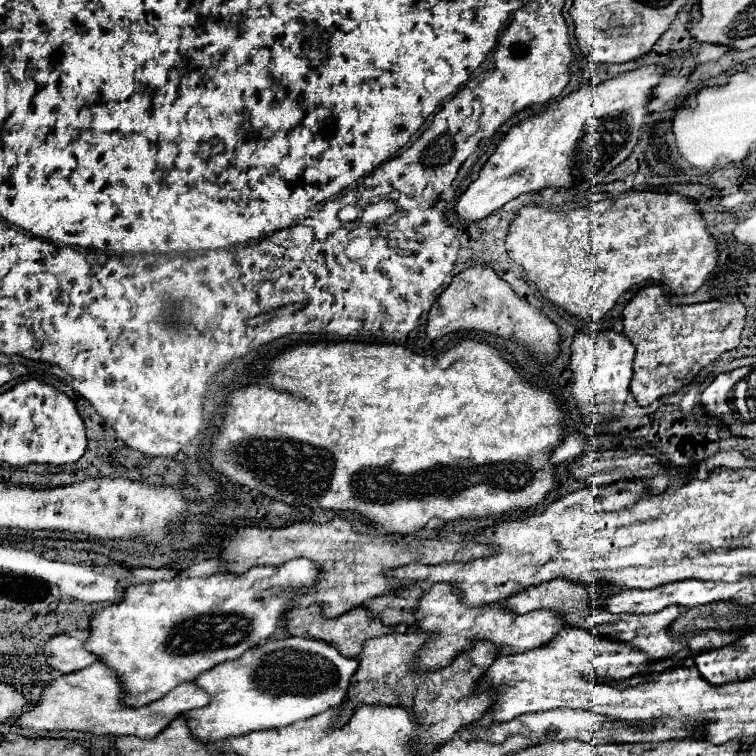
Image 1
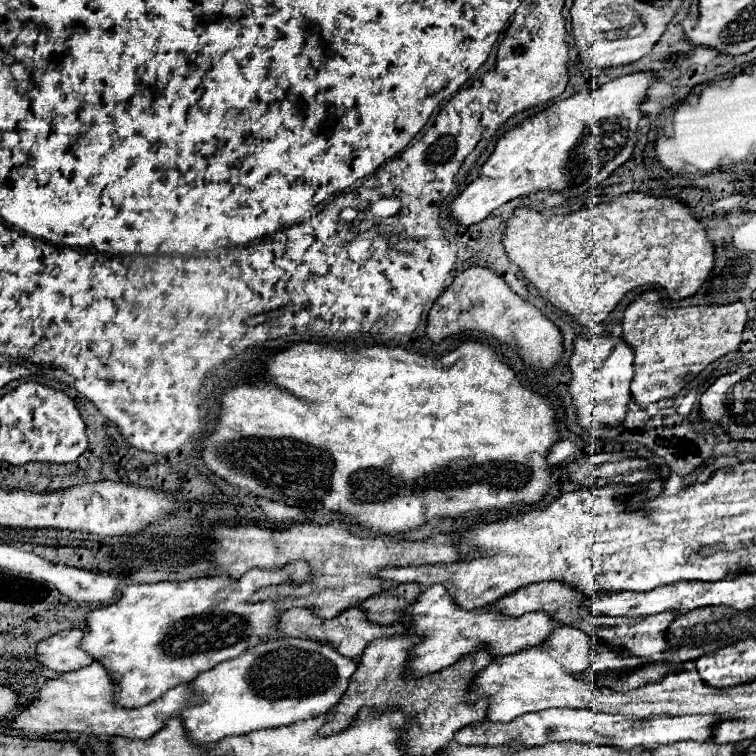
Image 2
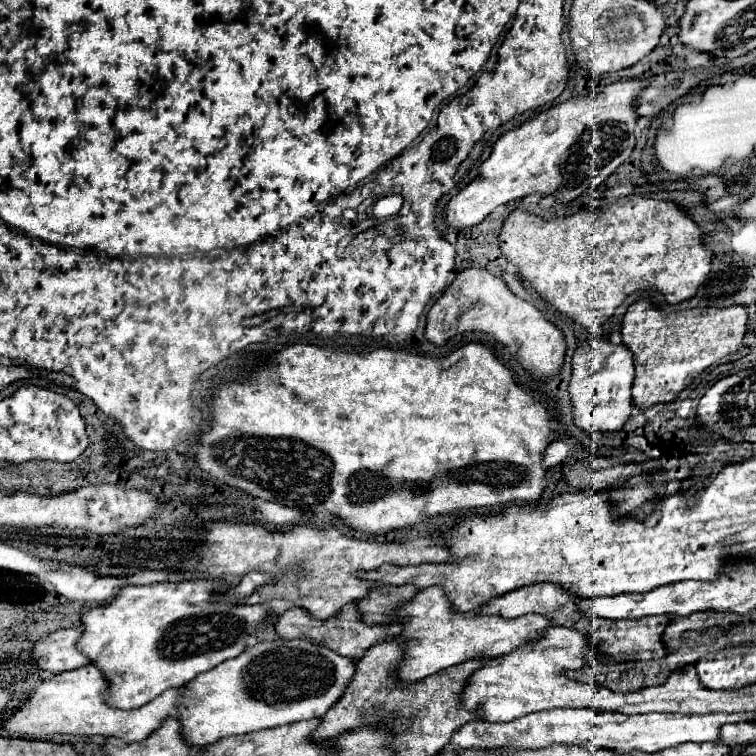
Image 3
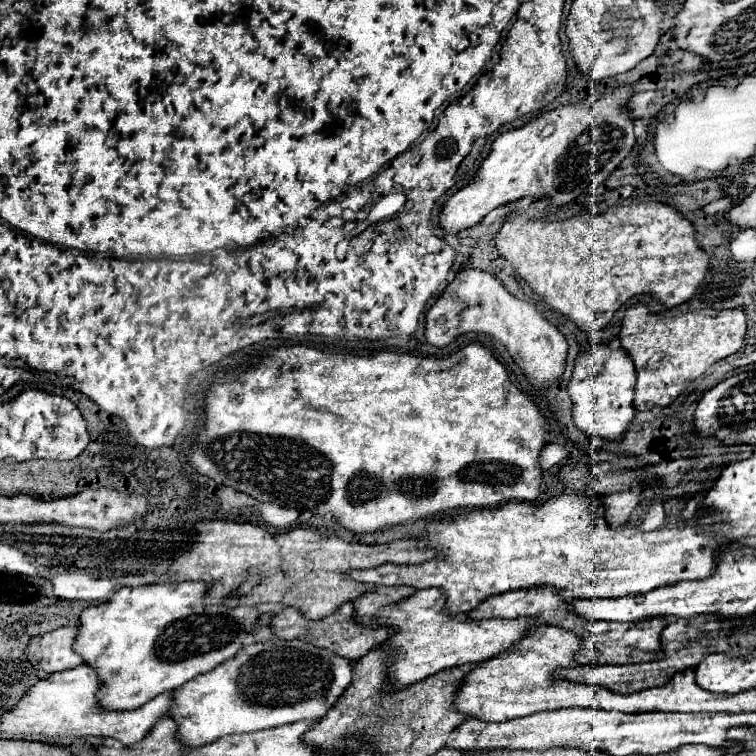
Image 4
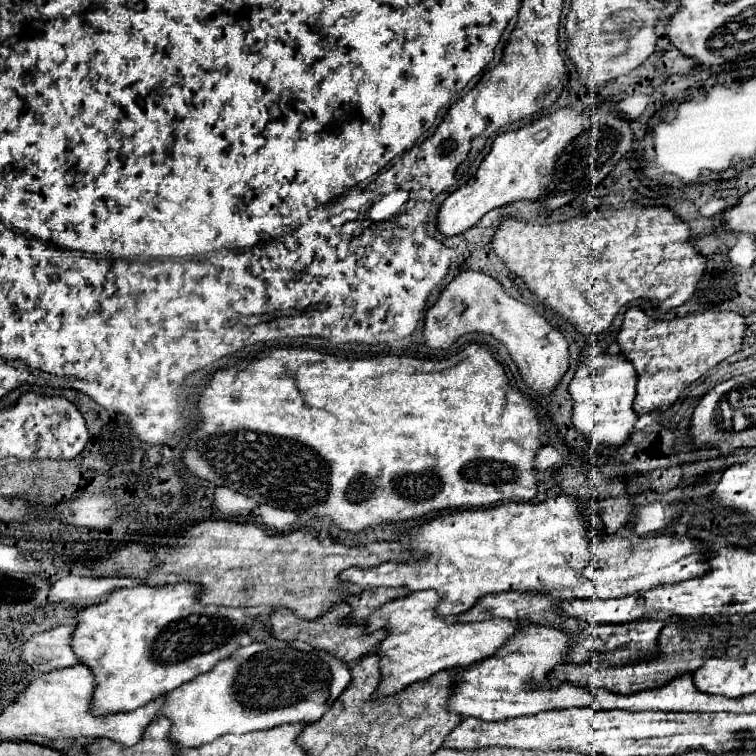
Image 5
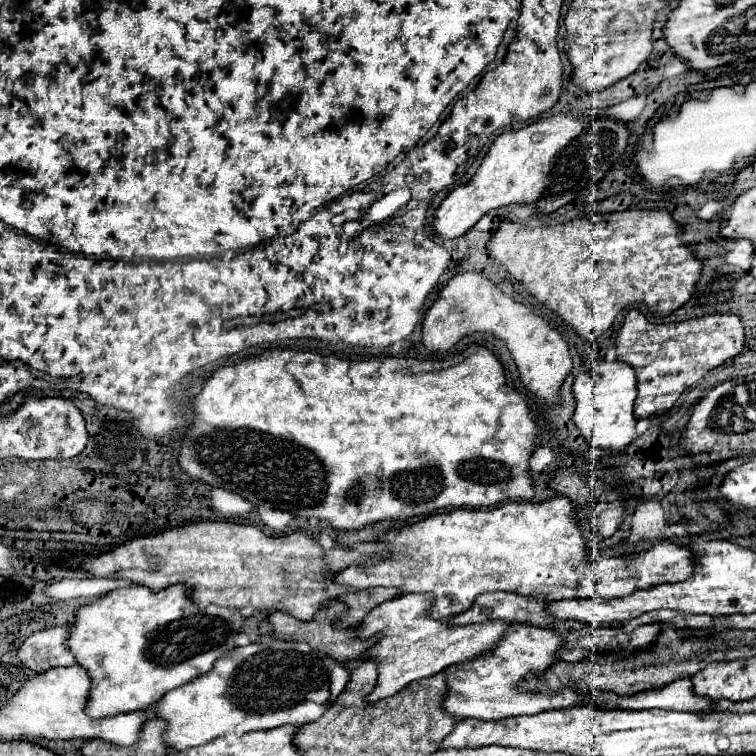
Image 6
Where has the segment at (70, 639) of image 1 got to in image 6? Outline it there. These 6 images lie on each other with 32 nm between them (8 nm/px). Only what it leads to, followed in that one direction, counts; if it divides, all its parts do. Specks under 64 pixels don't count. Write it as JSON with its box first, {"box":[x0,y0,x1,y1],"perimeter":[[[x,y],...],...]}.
{"box":[16,626,76,672],"perimeter":[[[54,626],[30,634],[16,650],[16,658],[34,672],[46,672],[56,666],[76,664],[72,652],[66,648],[70,626]]]}

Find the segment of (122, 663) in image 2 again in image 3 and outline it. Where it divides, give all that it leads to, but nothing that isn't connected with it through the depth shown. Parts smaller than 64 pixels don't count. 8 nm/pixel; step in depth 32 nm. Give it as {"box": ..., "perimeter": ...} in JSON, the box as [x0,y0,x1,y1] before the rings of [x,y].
{"box":[78,572,272,710],"perimeter":[[[250,572],[238,586],[216,596],[218,602],[208,600],[220,580],[124,586],[110,604],[86,610],[82,614],[84,632],[78,640],[78,650],[102,670],[108,682],[106,704],[120,710],[140,708],[164,690],[180,688],[220,662],[236,658],[246,648],[246,638],[254,636],[258,626],[272,614],[260,604],[242,606],[230,602],[248,598],[254,588],[270,580],[272,576]]]}

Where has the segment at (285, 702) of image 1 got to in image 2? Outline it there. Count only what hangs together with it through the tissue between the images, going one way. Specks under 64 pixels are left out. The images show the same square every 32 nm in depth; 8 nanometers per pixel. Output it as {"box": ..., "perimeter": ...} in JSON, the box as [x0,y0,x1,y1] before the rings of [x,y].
{"box":[180,638,356,746],"perimeter":[[[302,638],[264,640],[258,646],[248,648],[242,656],[234,660],[226,660],[218,664],[214,670],[206,670],[198,674],[196,680],[190,682],[190,688],[194,694],[202,696],[202,704],[188,706],[184,712],[180,712],[180,718],[188,738],[194,744],[198,742],[200,746],[214,744],[226,736],[240,736],[262,728],[288,726],[300,720],[326,714],[330,708],[334,708],[342,698],[342,694],[346,692],[354,668],[356,668],[354,660],[340,656],[338,652],[334,652],[334,648],[328,648],[326,644],[314,640],[302,640]]]}

